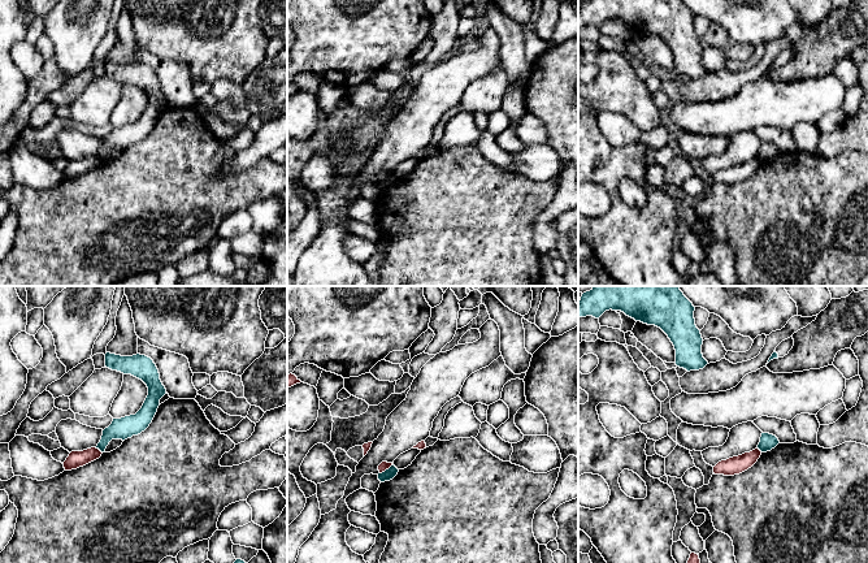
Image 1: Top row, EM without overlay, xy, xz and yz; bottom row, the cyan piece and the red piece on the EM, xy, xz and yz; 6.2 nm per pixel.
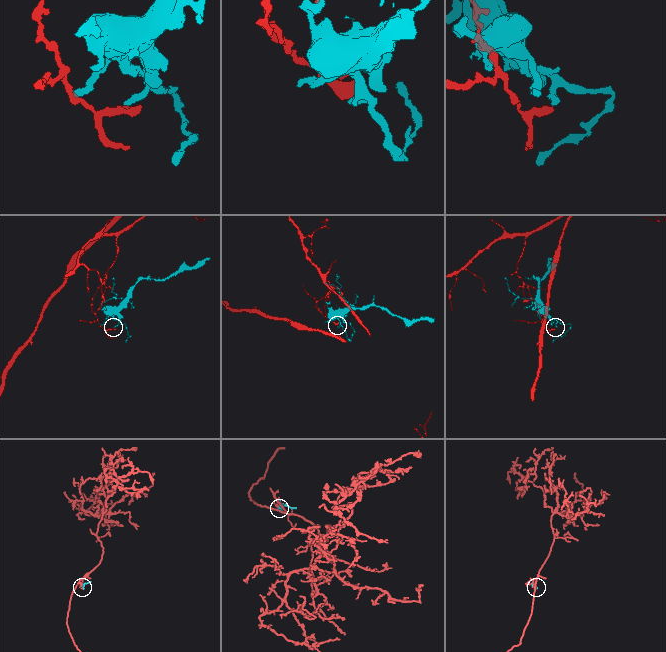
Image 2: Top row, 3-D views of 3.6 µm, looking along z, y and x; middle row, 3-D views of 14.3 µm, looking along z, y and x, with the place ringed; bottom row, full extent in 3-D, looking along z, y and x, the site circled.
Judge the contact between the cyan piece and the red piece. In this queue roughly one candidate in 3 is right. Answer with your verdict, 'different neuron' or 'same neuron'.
different neuron

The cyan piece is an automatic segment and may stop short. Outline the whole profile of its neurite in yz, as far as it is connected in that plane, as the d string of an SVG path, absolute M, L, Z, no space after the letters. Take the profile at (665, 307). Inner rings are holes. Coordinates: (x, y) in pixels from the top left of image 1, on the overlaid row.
M594 286L578 302L578 317L599 319L609 309L660 328L674 346L677 367L690 372L708 364L702 354L695 307L678 286Z

